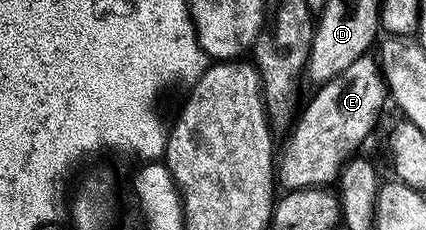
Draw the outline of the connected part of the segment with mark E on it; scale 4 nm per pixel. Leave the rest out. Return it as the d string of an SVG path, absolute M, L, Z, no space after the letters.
M370 54L356 58L346 70L317 90L319 92L307 102L294 133L283 148L281 145L276 160L276 180L286 190L333 185L346 161L369 138L370 131L378 124L382 107L388 104L383 69Z

